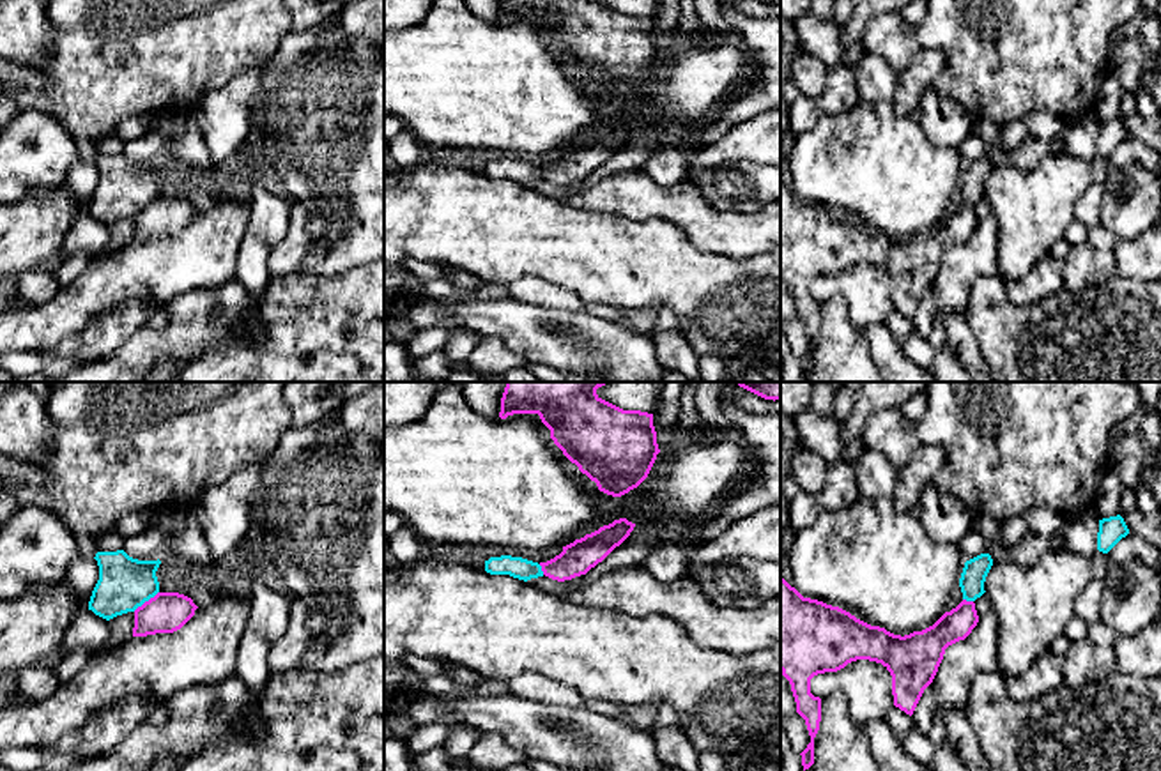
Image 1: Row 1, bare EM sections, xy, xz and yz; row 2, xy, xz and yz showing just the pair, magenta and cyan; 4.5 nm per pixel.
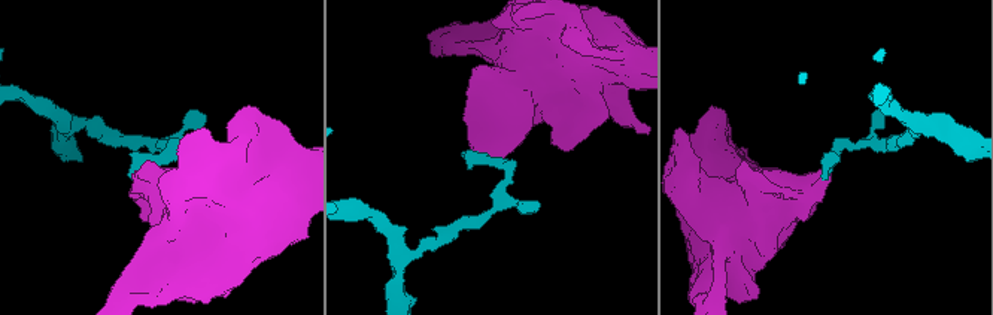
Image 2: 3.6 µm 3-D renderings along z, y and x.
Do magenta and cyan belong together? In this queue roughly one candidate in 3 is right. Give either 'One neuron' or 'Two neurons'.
Two neurons

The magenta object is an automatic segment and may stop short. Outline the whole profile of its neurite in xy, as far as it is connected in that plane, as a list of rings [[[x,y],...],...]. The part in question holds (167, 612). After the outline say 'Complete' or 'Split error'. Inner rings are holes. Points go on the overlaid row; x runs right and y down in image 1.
[[[158,592],[135,610],[133,637],[173,633],[181,630],[198,607],[179,592]]]. Complete

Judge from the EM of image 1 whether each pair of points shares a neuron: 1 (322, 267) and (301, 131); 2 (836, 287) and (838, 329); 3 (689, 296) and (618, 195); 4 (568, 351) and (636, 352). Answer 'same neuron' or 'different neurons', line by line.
1: same neuron
2: different neurons
3: different neurons
4: same neuron

